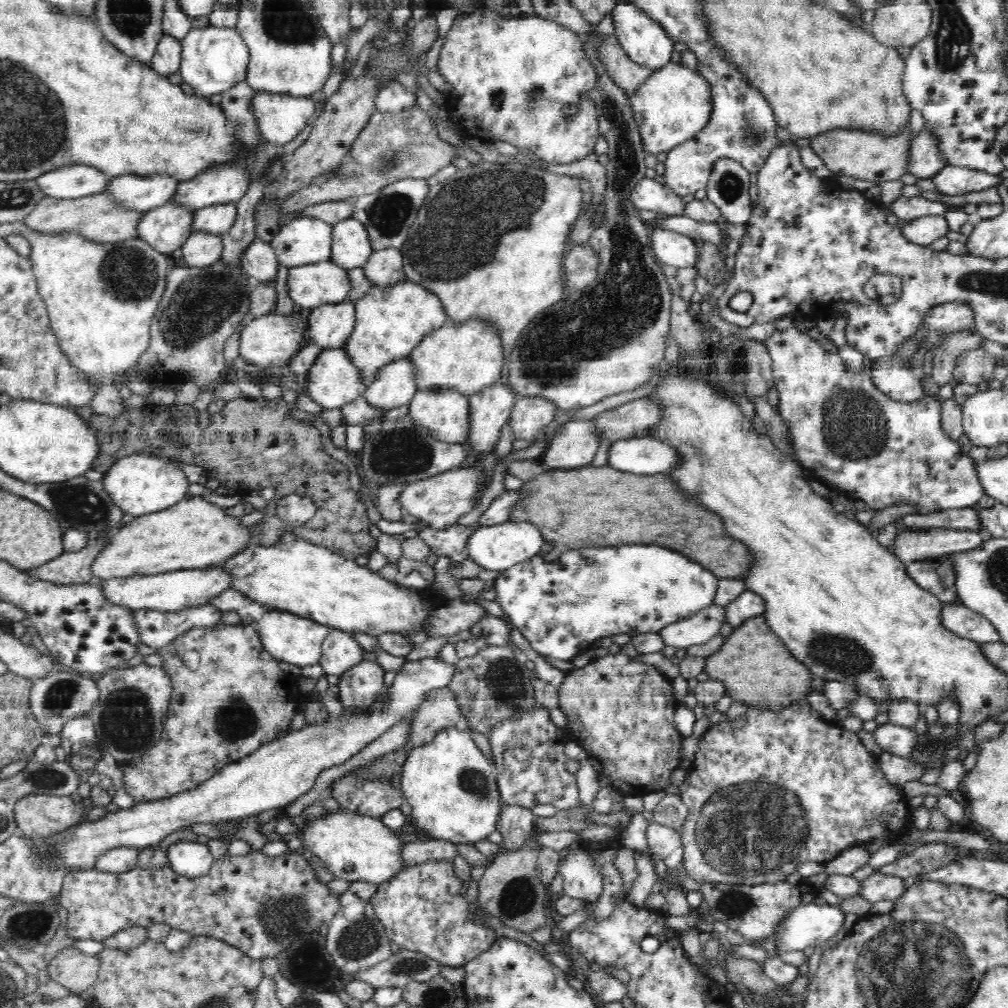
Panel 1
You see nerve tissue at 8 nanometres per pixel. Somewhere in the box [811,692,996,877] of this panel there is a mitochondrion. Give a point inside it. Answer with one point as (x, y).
(932, 747)

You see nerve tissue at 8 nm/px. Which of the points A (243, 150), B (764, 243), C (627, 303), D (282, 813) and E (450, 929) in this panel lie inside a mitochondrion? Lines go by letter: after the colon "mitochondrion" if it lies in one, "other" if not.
A: other
B: other
C: mitochondrion
D: other
E: other

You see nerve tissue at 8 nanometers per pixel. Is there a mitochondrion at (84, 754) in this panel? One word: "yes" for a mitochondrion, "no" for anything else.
yes

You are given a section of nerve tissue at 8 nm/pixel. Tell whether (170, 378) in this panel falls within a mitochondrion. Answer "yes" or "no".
no

